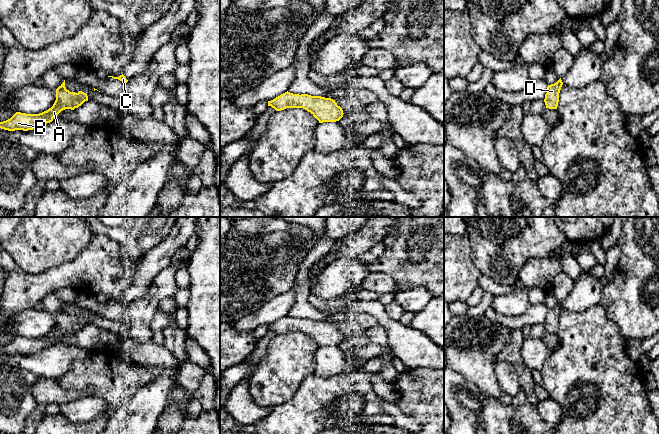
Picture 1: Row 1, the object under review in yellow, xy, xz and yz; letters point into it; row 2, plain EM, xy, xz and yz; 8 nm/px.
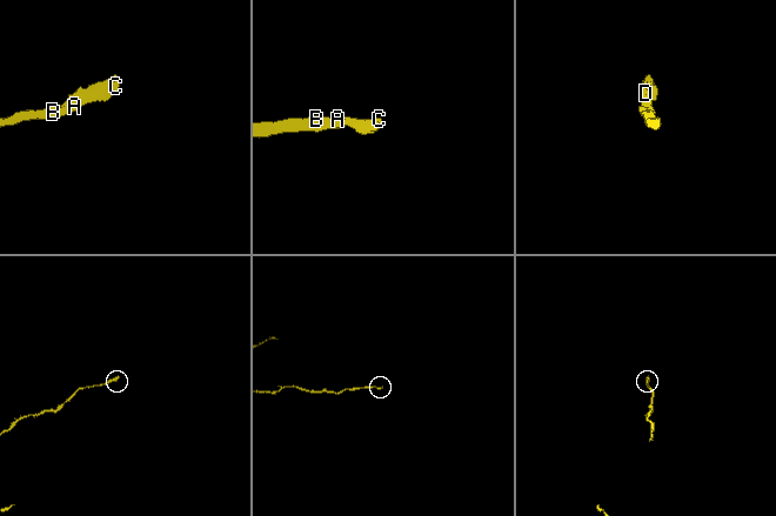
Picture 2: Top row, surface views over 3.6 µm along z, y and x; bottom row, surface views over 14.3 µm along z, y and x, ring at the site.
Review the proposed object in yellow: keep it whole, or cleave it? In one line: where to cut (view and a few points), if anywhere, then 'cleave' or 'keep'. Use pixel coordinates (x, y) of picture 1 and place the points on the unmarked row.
cut none; keep

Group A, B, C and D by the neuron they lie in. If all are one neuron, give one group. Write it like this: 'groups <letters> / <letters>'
groups A B C D

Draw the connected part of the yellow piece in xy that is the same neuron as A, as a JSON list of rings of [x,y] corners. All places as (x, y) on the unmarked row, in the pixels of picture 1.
[[[64,306],[56,313],[56,324],[51,332],[39,338],[26,338],[16,336],[10,343],[0,346],[0,352],[8,355],[15,354],[33,354],[44,348],[53,345],[61,335],[65,333],[74,334],[88,325],[86,317],[79,315],[78,317],[70,316],[65,311]]]

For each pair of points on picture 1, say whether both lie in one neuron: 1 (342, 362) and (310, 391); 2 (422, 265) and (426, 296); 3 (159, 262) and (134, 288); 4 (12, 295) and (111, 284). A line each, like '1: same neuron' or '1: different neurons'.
1: different neurons
2: different neurons
3: same neuron
4: same neuron

